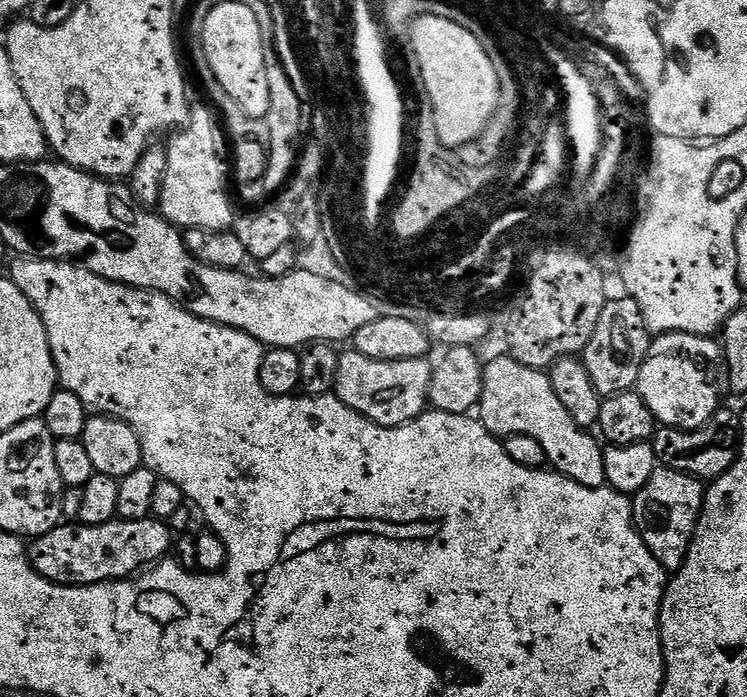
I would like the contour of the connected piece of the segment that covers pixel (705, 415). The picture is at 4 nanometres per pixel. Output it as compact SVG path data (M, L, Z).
M661 332L642 362L635 391L666 428L700 428L722 406L722 348L712 336Z

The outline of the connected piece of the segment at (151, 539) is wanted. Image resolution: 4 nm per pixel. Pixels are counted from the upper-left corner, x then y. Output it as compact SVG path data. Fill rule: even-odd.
M119 518L106 522L102 526L86 526L79 522L61 522L54 530L50 530L46 534L35 537L30 544L30 559L32 561L32 568L38 574L42 574L42 578L46 578L50 582L55 584L65 584L66 586L74 586L80 588L84 584L105 584L107 580L127 580L139 573L141 570L147 570L154 564L160 563L173 551L174 548L174 533L167 523L155 518L149 518L146 520L121 520Z

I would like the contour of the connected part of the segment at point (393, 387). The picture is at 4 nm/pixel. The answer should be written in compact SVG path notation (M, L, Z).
M355 350L341 351L334 395L350 410L383 428L397 428L418 419L429 407L432 364L423 360L375 360Z

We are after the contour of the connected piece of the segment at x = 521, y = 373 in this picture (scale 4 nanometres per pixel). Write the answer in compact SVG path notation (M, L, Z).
M511 354L503 355L484 364L482 398L478 405L478 419L484 429L497 438L530 434L530 438L535 438L542 450L546 450L548 464L560 475L587 488L605 487L606 466L601 441L570 418L566 406L562 406L558 394L554 394L547 371L522 366Z

